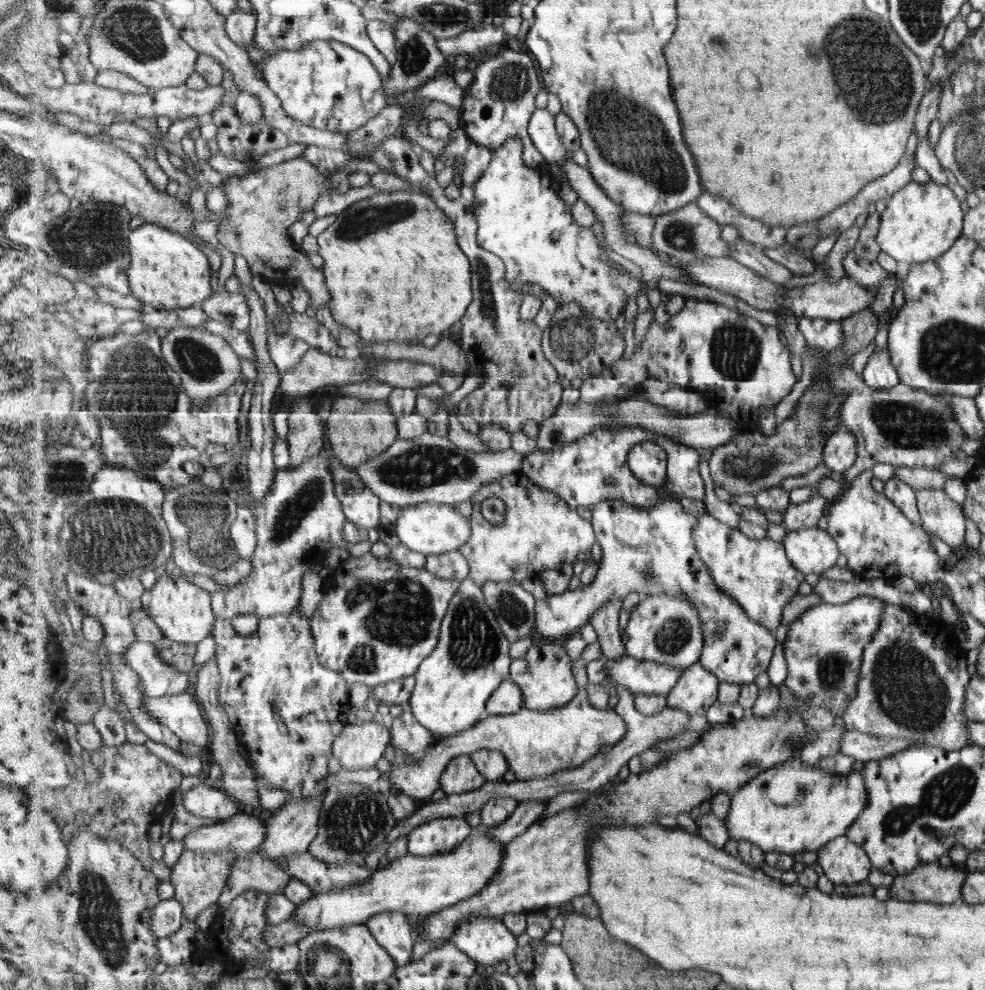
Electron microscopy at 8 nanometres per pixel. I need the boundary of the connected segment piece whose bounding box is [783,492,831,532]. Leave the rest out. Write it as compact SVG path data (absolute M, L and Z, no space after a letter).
M812 493L807 501L791 503L784 513L784 528L789 531L817 527L821 516L826 515L831 501L819 493Z

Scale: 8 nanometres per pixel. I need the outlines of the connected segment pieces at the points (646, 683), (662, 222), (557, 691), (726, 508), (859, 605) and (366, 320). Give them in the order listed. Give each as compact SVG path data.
M605 655L601 657L606 661L606 670L613 680L625 690L641 694L668 695L684 671L667 664L637 660L629 655L618 659L609 659Z
M697 203L688 204L679 210L661 214L656 219L654 250L665 252L679 260L697 262L707 258L727 256L732 258L730 244L721 238L722 225L710 217Z
M535 640L522 657L512 660L510 678L521 687L524 704L531 710L550 711L562 707L580 691L573 674L573 660L564 648L564 641Z
M703 460L699 464L699 474L701 474L703 482L705 482L705 498L701 500L705 513L717 518L719 522L731 526L731 528L738 529L739 513L737 508L732 504L720 501L713 491L712 486L714 483L710 476L709 460Z
M861 595L845 604L821 603L804 612L793 624L789 624L787 637L783 642L788 662L788 677L784 684L799 700L808 705L828 704L830 712L843 718L848 705L856 698L865 649L872 643L884 614L882 600Z
M401 186L391 195L366 198L351 204L347 210L344 210L334 221L318 236L319 250L318 254L324 259L323 273L325 273L325 281L327 287L331 290L330 313L332 318L337 322L339 329L349 329L353 333L357 333L361 337L361 341L367 345L375 343L383 343L383 340L395 340L405 342L413 337L417 337L418 341L425 336L437 335L443 337L447 332L447 328L451 328L455 322L461 322L463 316L468 312L469 306L473 303L474 297L472 292L472 265L469 257L460 247L458 236L456 233L456 224L451 220L448 213L438 207L438 204L431 196L414 193L411 190L402 188Z

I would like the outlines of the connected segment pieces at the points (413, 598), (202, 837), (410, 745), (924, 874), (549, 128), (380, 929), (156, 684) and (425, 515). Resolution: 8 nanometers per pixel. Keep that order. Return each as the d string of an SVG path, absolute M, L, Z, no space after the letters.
M371 552L362 556L350 555L348 559L337 566L335 572L326 580L324 596L320 601L319 607L313 613L312 631L316 638L316 653L319 656L321 664L324 664L327 668L344 676L351 685L358 682L359 684L366 684L371 688L380 686L381 684L387 684L387 682L393 680L402 679L403 677L415 675L419 670L420 664L432 654L439 642L442 620L447 614L451 599L457 594L457 591L460 590L460 583L461 581L459 579L442 579L441 577L435 576L426 568L415 568L397 563L396 560L391 557L388 559L377 558L377 556L373 556Z
M260 814L238 815L212 826L201 826L182 840L183 848L195 852L235 851L248 854L259 851L267 837L267 825Z
M410 705L393 719L391 728L391 746L396 750L396 753L403 752L403 754L414 757L421 750L436 743L435 734L416 719Z
M923 864L912 872L892 878L888 887L891 900L953 904L961 900L961 885L965 882L963 871L947 870L937 864Z
M537 109L530 120L529 132L532 141L543 154L547 162L557 164L571 157L569 151L561 140L556 127L556 116L547 109Z
M399 911L381 912L372 916L367 925L399 967L414 962L411 958L416 938L410 916Z
M132 642L125 653L127 664L146 681L145 694L151 697L183 694L191 688L191 676L166 663L151 642Z
M423 502L404 507L394 524L394 530L400 543L427 556L453 552L453 550L460 551L460 548L471 538L469 518L465 518L456 505L437 502Z

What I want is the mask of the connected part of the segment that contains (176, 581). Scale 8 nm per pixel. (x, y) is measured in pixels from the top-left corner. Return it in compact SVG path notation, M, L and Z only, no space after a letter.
M175 569L171 574L164 572L156 578L154 586L141 598L143 609L157 624L163 636L180 643L196 645L213 635L217 625L212 607L212 595L189 582L184 574Z

